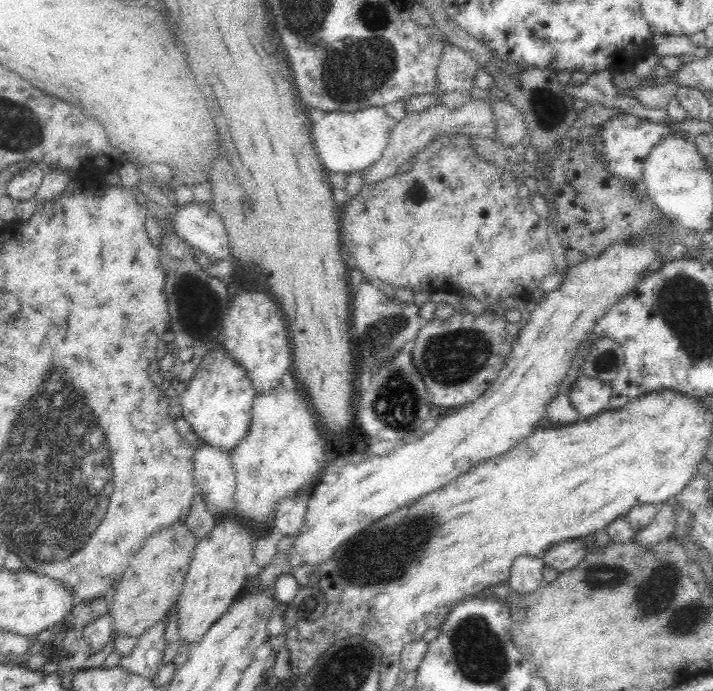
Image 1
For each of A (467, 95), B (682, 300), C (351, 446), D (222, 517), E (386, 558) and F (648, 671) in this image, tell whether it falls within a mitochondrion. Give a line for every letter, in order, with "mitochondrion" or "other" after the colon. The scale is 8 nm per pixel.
A: other
B: mitochondrion
C: other
D: other
E: mitochondrion
F: other

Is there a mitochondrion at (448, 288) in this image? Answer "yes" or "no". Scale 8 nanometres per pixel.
no

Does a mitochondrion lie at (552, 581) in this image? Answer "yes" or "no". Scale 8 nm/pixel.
no

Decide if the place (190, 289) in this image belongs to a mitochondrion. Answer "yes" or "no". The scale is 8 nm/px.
yes

